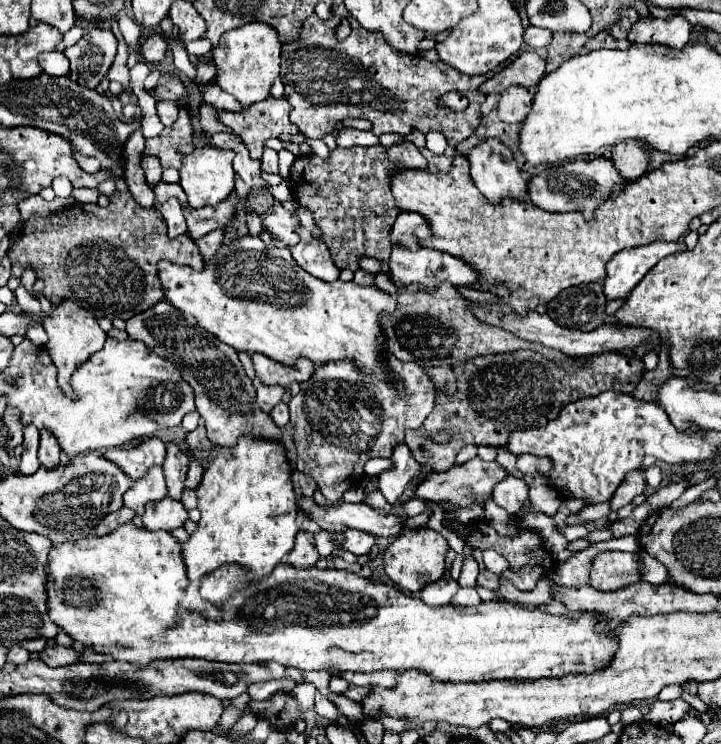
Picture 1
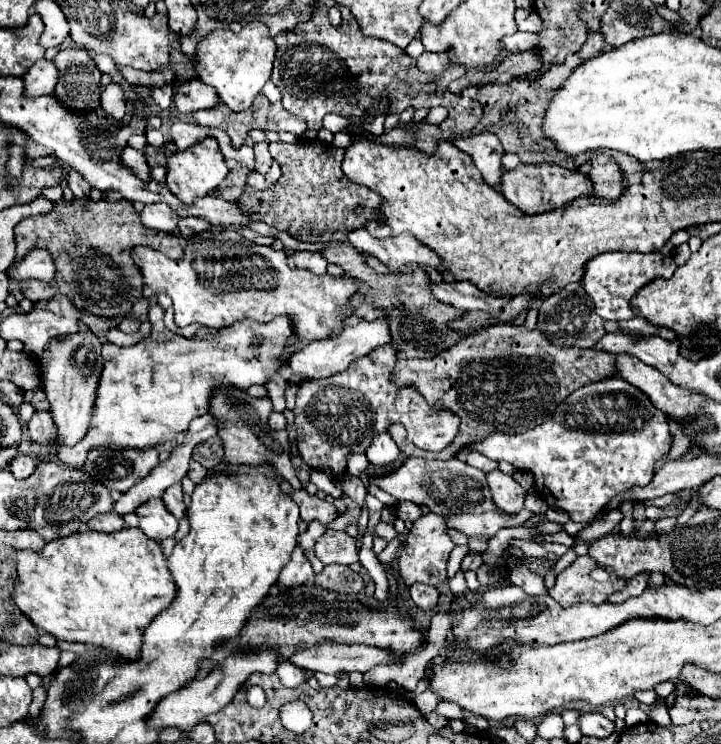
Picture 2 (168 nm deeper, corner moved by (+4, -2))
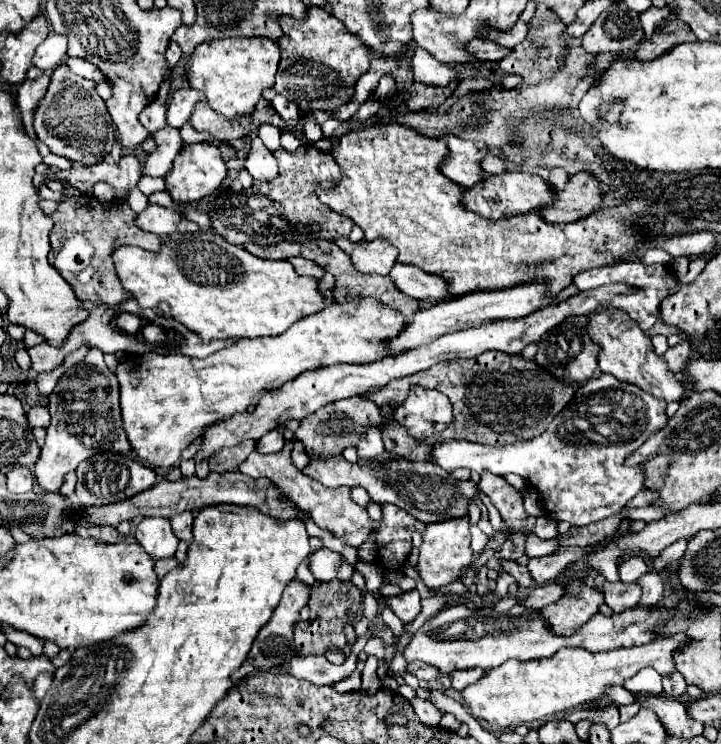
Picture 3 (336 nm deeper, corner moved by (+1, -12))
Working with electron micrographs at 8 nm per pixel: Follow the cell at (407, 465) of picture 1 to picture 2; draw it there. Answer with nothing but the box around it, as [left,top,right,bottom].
[365,432,399,468]

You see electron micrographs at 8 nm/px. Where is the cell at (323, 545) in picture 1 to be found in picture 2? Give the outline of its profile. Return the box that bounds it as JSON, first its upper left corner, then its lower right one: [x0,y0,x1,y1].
[315,528,359,564]

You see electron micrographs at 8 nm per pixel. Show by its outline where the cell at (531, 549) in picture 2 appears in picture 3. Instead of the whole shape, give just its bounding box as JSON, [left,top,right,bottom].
[540,578,604,636]

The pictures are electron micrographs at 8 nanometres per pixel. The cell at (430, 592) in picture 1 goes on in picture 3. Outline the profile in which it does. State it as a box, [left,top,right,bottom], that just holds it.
[382,590,420,624]

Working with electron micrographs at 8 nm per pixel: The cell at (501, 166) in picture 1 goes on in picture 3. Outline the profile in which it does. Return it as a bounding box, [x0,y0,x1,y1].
[440,136,488,188]

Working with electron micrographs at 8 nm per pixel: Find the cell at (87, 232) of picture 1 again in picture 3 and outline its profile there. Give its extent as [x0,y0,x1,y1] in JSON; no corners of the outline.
[40,194,160,306]

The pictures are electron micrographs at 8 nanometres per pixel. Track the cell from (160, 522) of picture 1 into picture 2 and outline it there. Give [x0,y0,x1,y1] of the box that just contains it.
[135,498,177,540]

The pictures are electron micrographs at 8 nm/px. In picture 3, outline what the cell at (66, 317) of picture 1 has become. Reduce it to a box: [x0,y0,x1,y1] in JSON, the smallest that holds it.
[34,372,130,492]

